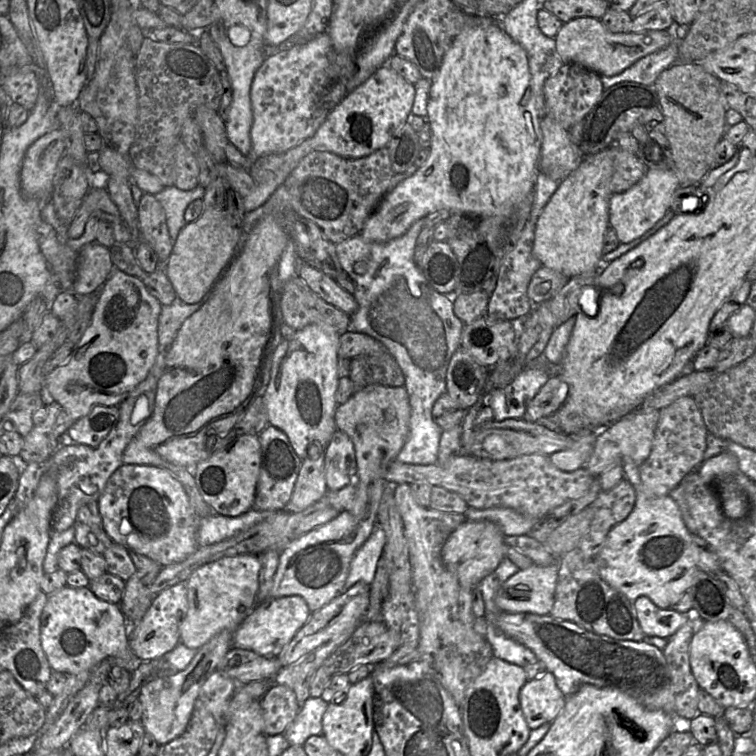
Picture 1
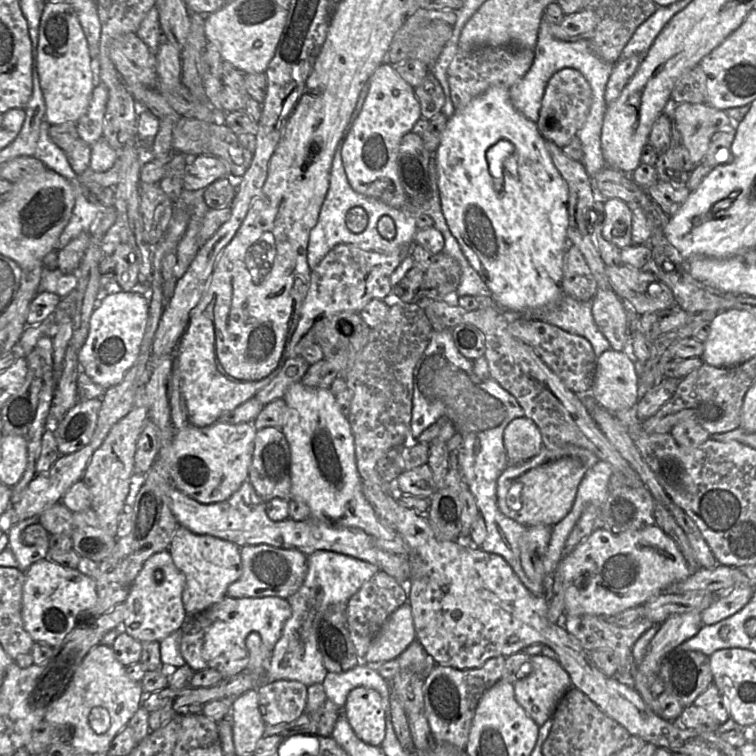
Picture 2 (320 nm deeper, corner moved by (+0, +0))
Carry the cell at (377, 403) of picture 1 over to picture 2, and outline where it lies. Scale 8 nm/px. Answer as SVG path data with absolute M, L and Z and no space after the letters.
M246 545L241 548L241 577L227 588L227 596L240 598L261 598L275 596L287 599L302 585L307 572L307 556L293 549L276 548L269 545Z

